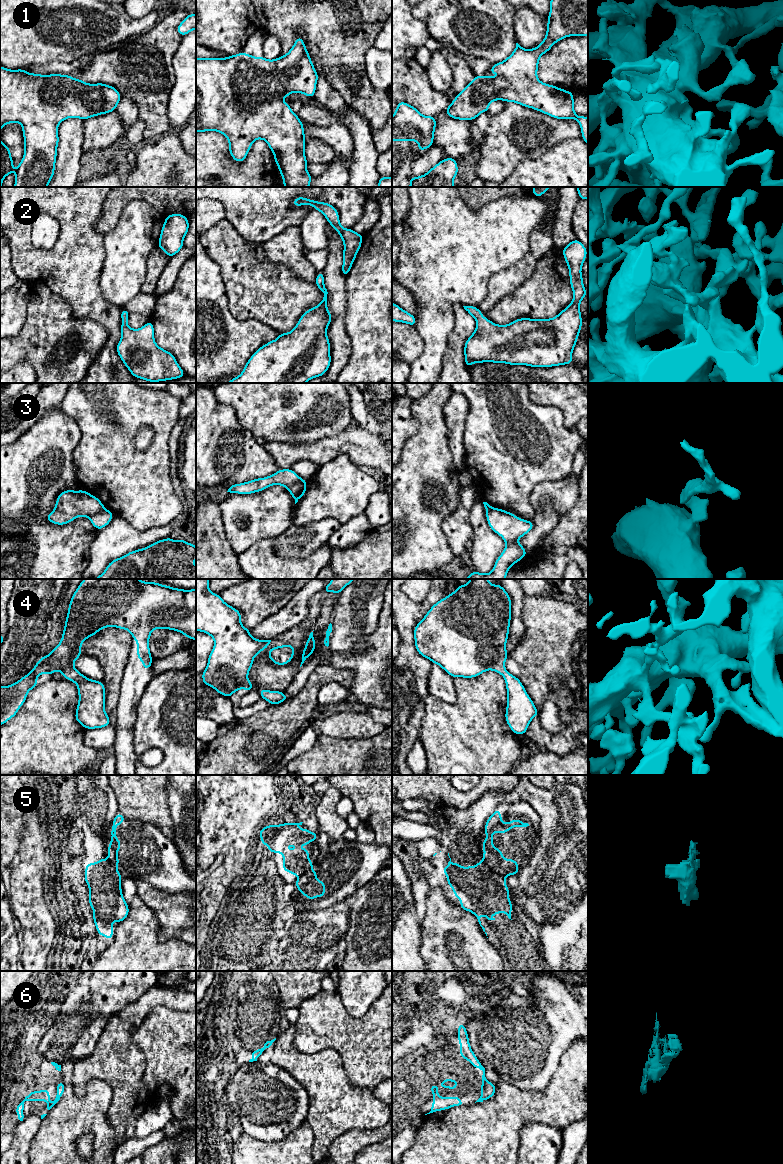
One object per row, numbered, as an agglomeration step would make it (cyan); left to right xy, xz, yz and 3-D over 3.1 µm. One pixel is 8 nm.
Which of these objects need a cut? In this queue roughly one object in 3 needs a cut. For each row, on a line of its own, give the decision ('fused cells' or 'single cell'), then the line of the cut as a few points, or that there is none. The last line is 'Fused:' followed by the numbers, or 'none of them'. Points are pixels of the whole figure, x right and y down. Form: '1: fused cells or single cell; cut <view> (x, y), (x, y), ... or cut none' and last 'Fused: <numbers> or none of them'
1: single cell; cut none
2: single cell; cut none
3: fused cells; cut xy (104, 508), (90, 518)
4: single cell; cut none
5: fused cells; cut yz (483, 860), (493, 870), (506, 876)
6: single cell; cut none
Fused: 3, 5

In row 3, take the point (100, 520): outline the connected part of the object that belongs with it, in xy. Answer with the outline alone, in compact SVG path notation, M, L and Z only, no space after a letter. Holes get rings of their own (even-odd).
M104 509L103 511L91 517L90 521L92 525L96 528L96 530L99 530L104 528L111 522L113 515L114 514L111 511Z

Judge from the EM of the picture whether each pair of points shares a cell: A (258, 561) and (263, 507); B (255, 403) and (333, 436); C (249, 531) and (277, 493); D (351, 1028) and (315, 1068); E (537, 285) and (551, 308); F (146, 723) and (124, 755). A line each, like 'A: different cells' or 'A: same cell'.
A: different cells
B: same cell
C: same cell
D: different cells
E: same cell
F: different cells

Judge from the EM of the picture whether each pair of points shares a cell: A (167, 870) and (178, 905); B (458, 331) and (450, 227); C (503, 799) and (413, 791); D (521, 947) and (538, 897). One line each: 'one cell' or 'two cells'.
A: two cells
B: two cells
C: two cells
D: one cell

